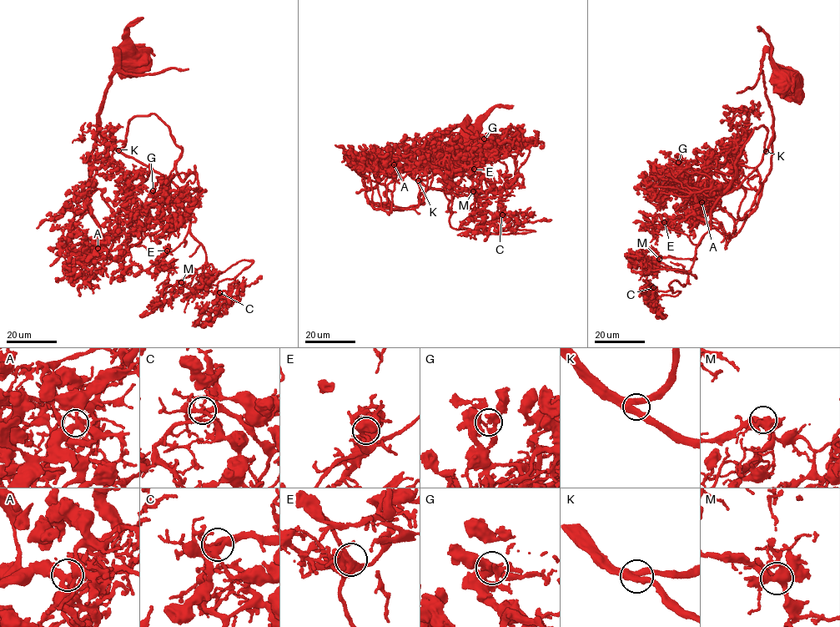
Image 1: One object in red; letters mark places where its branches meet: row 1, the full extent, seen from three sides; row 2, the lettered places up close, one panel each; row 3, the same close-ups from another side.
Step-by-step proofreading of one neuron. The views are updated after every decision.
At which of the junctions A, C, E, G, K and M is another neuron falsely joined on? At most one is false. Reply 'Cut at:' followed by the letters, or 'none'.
Cut at: M

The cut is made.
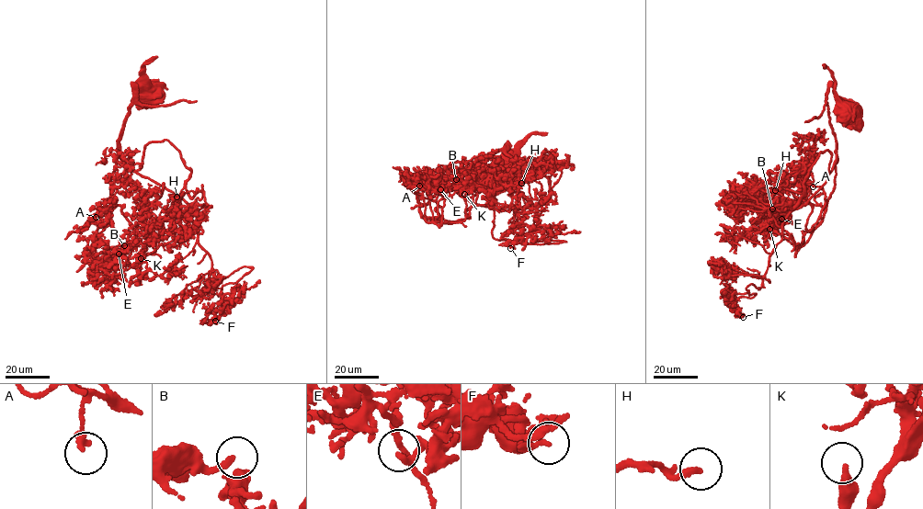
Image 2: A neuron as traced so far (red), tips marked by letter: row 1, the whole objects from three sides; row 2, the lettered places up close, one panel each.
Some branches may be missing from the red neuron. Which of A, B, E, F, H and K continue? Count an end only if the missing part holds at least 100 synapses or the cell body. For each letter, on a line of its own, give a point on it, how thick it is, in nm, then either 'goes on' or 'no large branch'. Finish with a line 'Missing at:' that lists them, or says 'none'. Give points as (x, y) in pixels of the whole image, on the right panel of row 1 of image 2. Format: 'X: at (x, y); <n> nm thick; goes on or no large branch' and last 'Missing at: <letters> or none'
A: at (813, 186); 260 nm thick; no large branch
B: at (772, 209); 140 nm thick; no large branch
E: at (781, 219); 220 nm thick; no large branch
F: at (743, 317); 140 nm thick; no large branch
H: at (775, 190); 190 nm thick; no large branch
K: at (769, 229); 320 nm thick; goes on
Missing at: K

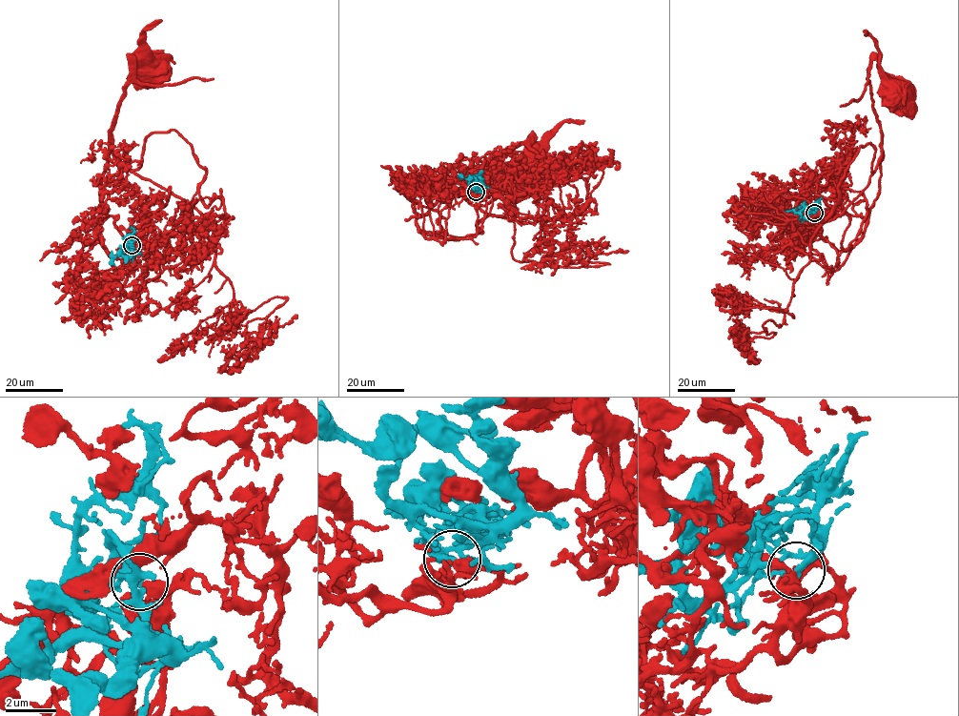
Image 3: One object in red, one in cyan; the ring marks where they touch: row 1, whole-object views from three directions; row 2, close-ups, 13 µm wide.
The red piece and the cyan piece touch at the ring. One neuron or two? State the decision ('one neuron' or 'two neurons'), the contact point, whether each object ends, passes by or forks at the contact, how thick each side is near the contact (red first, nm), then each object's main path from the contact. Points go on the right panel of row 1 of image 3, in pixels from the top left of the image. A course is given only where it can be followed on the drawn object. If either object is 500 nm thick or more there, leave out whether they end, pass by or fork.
one neuron | (814, 213) | red ends | cyan passes by | 480/240 nm | red via (814, 213), (810, 226), (837, 254), (831, 271), (861, 237), (877, 197), (883, 148), (870, 60), (894, 86) | cyan via (814, 213), (806, 207), (800, 212), (785, 211)

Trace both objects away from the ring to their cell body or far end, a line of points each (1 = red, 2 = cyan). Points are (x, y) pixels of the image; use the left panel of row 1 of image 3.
1: (132, 245), (116, 273), (132, 283), (131, 295), (98, 235), (101, 173), (133, 56), (149, 65)
2: (132, 245), (125, 248), (131, 252), (125, 258), (126, 263)

